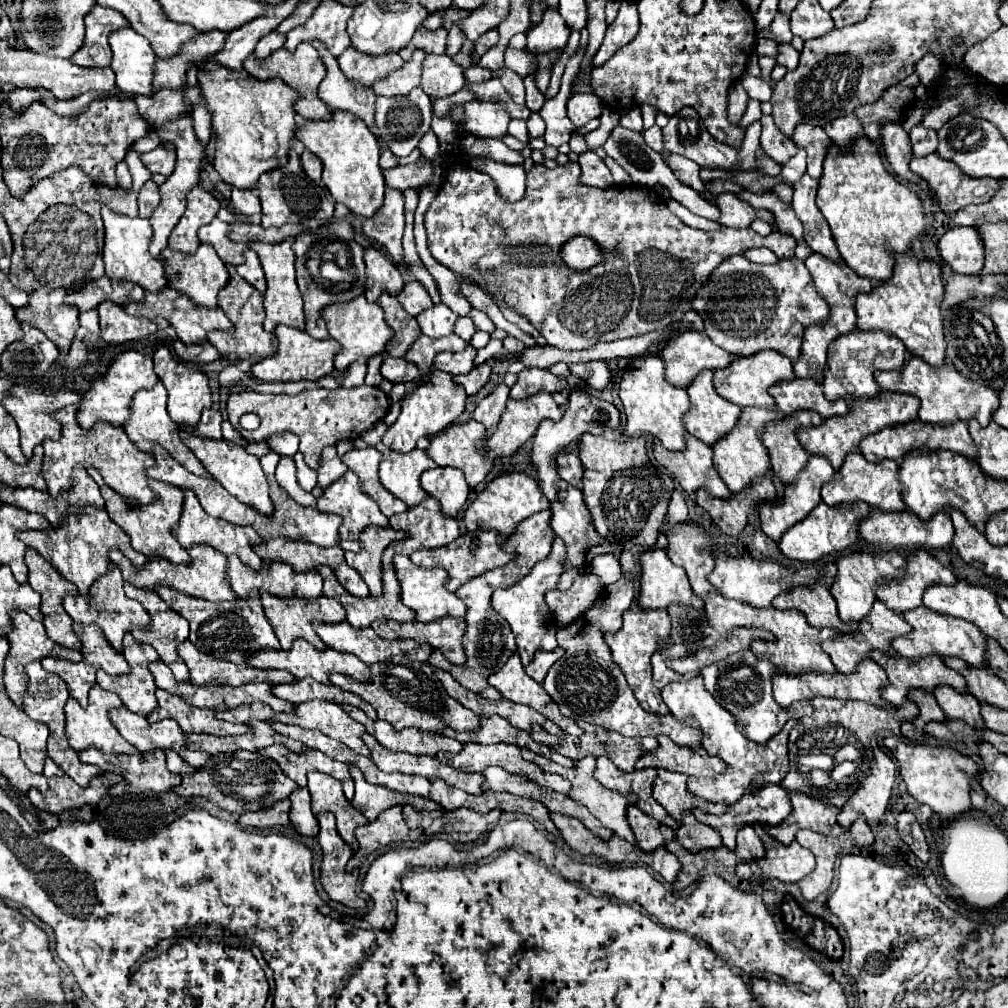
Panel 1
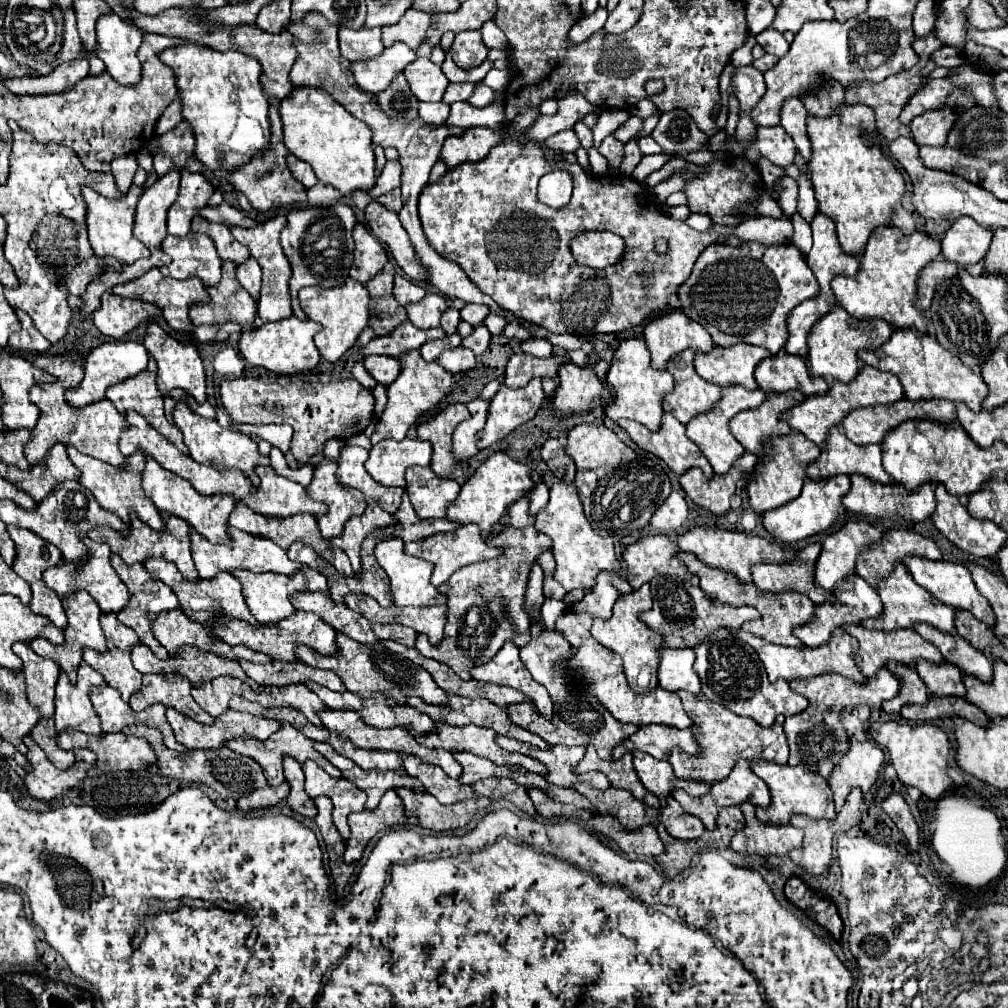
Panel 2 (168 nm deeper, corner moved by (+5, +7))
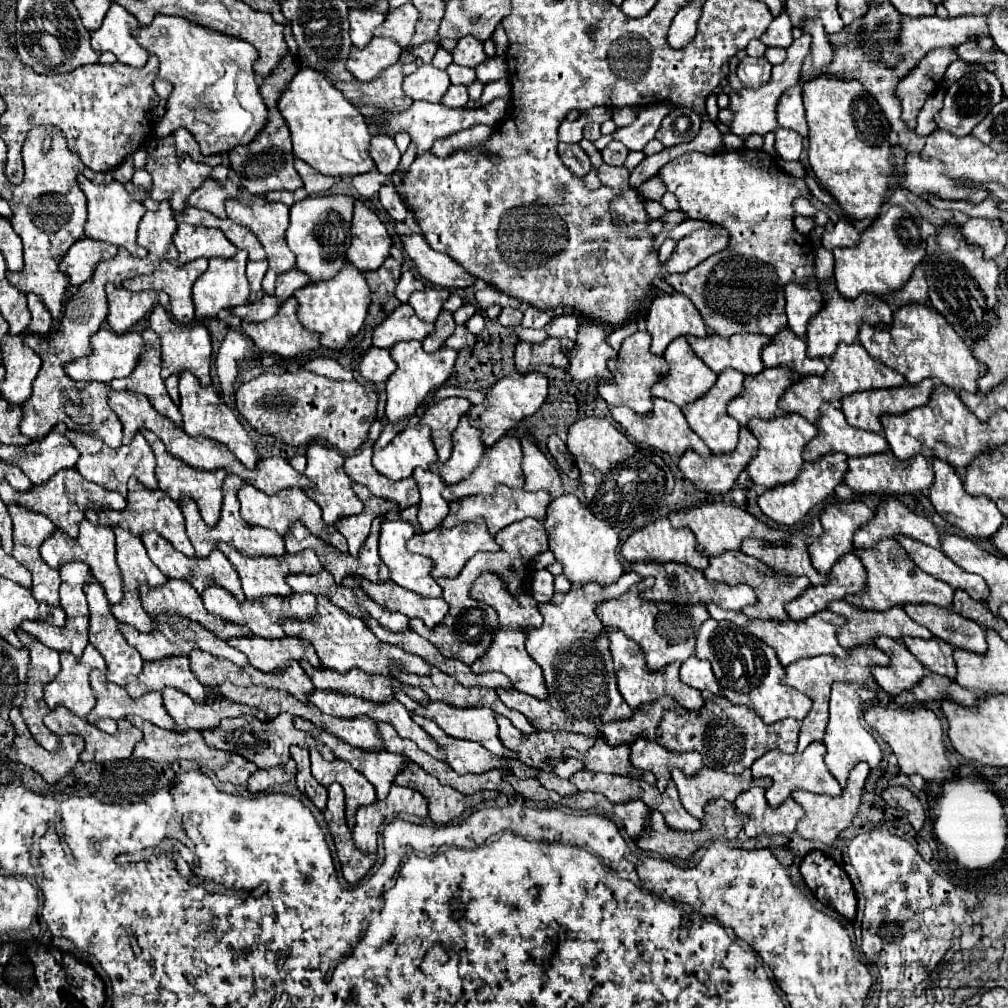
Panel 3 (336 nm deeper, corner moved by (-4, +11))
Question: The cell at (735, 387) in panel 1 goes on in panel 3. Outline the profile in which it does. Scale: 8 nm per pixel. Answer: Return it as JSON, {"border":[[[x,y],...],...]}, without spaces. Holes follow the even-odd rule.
{"border":[[[712,333],[704,339],[698,339],[698,337],[688,337],[688,343],[690,347],[694,349],[694,353],[718,375],[726,369],[738,369],[742,371],[744,375],[758,375],[762,369],[764,369],[764,363],[762,363],[762,347],[770,343],[770,339],[766,335],[752,335],[752,333],[740,333],[740,335],[732,335],[728,339]]]}

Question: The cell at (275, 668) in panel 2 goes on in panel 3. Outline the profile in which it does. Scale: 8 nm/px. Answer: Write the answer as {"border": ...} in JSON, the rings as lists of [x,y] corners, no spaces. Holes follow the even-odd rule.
{"border":[[[242,637],[228,641],[228,645],[240,649],[248,657],[250,665],[264,673],[280,673],[280,669],[290,661],[308,661],[316,669],[322,667],[310,641],[296,637],[284,637],[284,639]]]}

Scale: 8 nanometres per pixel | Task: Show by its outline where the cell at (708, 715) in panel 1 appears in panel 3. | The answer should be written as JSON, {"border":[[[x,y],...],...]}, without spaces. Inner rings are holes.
{"border":[[[704,693],[704,707],[700,717],[708,721],[700,721],[686,731],[670,729],[670,723],[660,723],[658,727],[658,743],[674,753],[690,753],[696,751],[704,757],[704,765],[712,769],[722,769],[726,773],[742,773],[750,767],[758,757],[762,757],[770,749],[780,749],[782,753],[796,753],[800,721],[782,719],[778,723],[766,725],[756,713],[748,707],[738,707],[726,701],[726,697],[718,697],[712,693]]]}

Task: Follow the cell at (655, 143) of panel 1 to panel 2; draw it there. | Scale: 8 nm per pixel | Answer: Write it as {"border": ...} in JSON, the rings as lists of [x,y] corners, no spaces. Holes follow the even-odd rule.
{"border":[[[641,137],[639,139],[639,149],[643,155],[653,155],[653,153],[661,153],[661,147],[651,139],[651,137]]]}

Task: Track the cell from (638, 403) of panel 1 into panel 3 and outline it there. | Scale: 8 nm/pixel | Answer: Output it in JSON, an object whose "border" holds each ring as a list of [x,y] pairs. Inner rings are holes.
{"border":[[[640,329],[634,335],[630,335],[618,351],[618,359],[608,363],[608,369],[612,371],[614,381],[598,385],[598,393],[604,397],[604,401],[608,405],[626,405],[638,415],[650,413],[652,409],[650,387],[654,385],[654,381],[662,379],[668,371],[668,361],[664,357],[656,357],[650,353],[650,333]]]}

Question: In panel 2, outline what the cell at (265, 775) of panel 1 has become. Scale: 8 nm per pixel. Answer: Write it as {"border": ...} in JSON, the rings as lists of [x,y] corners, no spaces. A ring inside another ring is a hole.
{"border":[[[129,725],[121,733],[129,733],[129,735],[143,737],[143,739],[149,741],[149,745],[153,747],[153,751],[157,755],[157,761],[151,767],[151,771],[163,773],[163,775],[173,777],[173,779],[203,783],[203,785],[215,789],[223,799],[229,799],[229,797],[239,799],[241,795],[251,793],[251,791],[267,785],[267,781],[265,781],[265,777],[261,773],[261,767],[253,759],[243,757],[239,753],[233,753],[227,747],[221,747],[221,749],[195,749],[195,751],[177,753],[177,751],[171,751],[171,749],[167,749],[163,745],[163,735],[157,729],[149,729],[149,727],[141,727],[141,725]]]}

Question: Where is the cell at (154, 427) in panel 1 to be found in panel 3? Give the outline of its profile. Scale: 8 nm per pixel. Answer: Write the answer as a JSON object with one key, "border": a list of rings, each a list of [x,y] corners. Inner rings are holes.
{"border":[[[146,329],[142,333],[142,339],[144,339],[146,351],[142,353],[136,369],[126,379],[114,379],[110,383],[110,387],[114,391],[138,391],[138,393],[146,395],[148,401],[152,403],[152,407],[160,415],[168,417],[170,421],[174,421],[182,429],[182,415],[180,415],[178,407],[172,403],[172,399],[168,397],[164,381],[160,377],[160,369],[162,369],[160,339],[156,337],[156,333],[152,329]]]}

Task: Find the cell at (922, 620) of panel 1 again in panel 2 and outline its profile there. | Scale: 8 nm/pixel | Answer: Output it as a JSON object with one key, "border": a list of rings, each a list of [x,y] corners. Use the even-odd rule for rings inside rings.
{"border":[[[895,561],[897,565],[893,567],[891,575],[885,577],[883,581],[877,583],[875,591],[877,595],[881,597],[881,603],[883,603],[883,613],[879,617],[873,617],[873,619],[865,619],[861,621],[863,627],[867,629],[879,629],[879,631],[893,631],[893,629],[911,629],[917,621],[923,621],[923,623],[929,623],[933,625],[935,629],[939,631],[945,631],[945,633],[957,633],[955,631],[955,625],[953,625],[953,619],[955,619],[955,609],[951,605],[945,605],[941,601],[937,601],[929,591],[925,591],[921,585],[917,585],[909,573],[909,569],[901,563],[901,561]]]}

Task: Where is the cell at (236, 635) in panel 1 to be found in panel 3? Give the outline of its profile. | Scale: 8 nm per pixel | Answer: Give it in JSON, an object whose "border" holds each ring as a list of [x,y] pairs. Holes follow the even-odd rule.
{"border":[[[154,531],[144,533],[144,535],[142,535],[142,543],[144,543],[144,547],[146,547],[148,557],[152,559],[152,563],[154,563],[166,577],[188,581],[200,595],[206,591],[206,587],[218,585],[218,587],[224,587],[226,591],[230,591],[238,601],[246,601],[246,597],[244,597],[244,593],[242,593],[242,587],[240,587],[240,581],[238,581],[238,573],[236,573],[236,569],[230,565],[230,561],[222,555],[222,551],[214,549],[214,551],[210,553],[210,557],[206,557],[206,559],[198,559],[198,557],[188,559],[186,555],[182,555],[180,551],[176,551],[166,539],[162,539],[162,537],[160,537],[158,533],[154,533]]]}

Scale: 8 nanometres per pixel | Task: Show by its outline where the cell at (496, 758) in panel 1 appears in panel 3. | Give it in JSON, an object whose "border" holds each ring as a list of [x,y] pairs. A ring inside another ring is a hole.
{"border":[[[394,691],[396,693],[396,699],[412,713],[412,715],[420,715],[420,717],[426,717],[426,719],[432,719],[444,733],[448,733],[450,737],[458,737],[458,739],[468,739],[468,741],[476,741],[480,743],[484,749],[488,749],[490,753],[498,755],[498,757],[516,757],[518,753],[506,749],[502,745],[502,741],[498,741],[498,723],[496,723],[496,713],[492,709],[478,709],[478,707],[470,707],[470,709],[458,709],[458,707],[452,707],[452,705],[444,705],[440,701],[436,703],[430,703],[426,707],[414,703],[408,695],[404,695],[402,691]]]}

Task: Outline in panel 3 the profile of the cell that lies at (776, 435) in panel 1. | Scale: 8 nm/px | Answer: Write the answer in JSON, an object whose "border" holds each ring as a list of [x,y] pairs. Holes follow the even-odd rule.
{"border":[[[778,367],[764,369],[756,377],[746,377],[742,397],[736,397],[728,405],[728,413],[740,423],[740,427],[748,427],[750,419],[776,419],[780,397],[798,381],[798,373]]]}

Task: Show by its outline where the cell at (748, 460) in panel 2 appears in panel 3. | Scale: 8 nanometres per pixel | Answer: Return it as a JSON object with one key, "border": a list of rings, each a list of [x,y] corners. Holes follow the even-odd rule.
{"border":[[[740,429],[740,441],[734,453],[710,455],[708,459],[704,459],[694,451],[686,451],[678,459],[678,467],[684,477],[688,477],[700,491],[722,495],[736,485],[738,475],[746,469],[756,451],[758,439],[748,429]]]}

